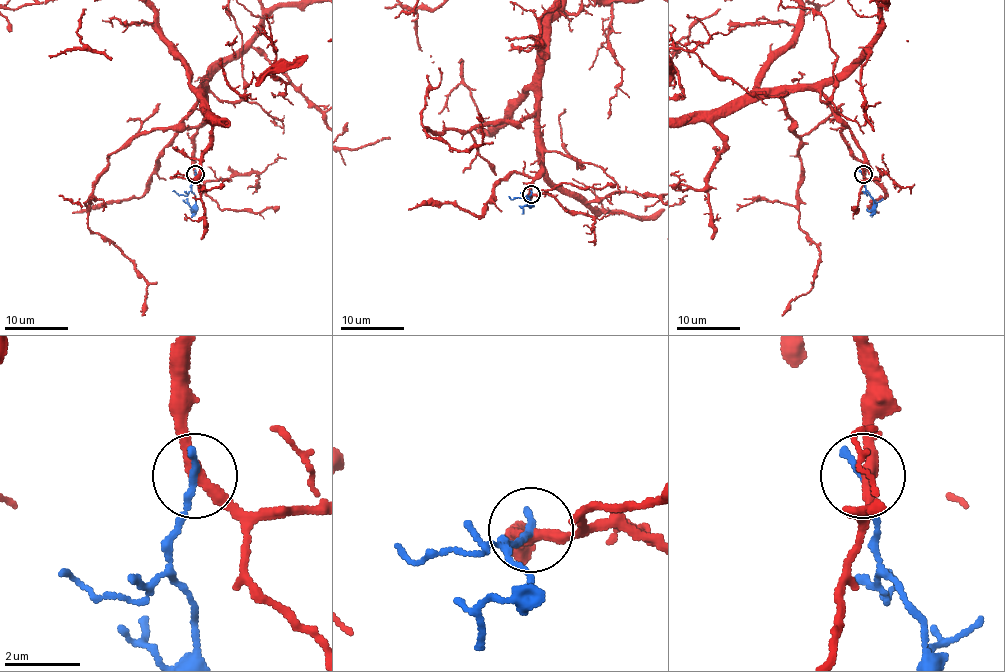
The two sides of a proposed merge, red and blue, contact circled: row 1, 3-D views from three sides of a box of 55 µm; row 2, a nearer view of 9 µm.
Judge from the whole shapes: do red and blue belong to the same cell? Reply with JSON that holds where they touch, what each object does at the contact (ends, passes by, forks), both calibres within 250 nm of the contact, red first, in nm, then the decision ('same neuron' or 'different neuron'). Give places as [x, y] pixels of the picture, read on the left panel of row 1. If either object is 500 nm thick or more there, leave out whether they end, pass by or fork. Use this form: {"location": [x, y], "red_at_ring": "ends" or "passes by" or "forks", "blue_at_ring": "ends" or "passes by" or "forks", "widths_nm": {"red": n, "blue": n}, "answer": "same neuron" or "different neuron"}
{"location": [195, 174], "red_at_ring": "passes by", "blue_at_ring": "ends", "widths_nm": {"red": 320, "blue": 220}, "answer": "different neuron"}

